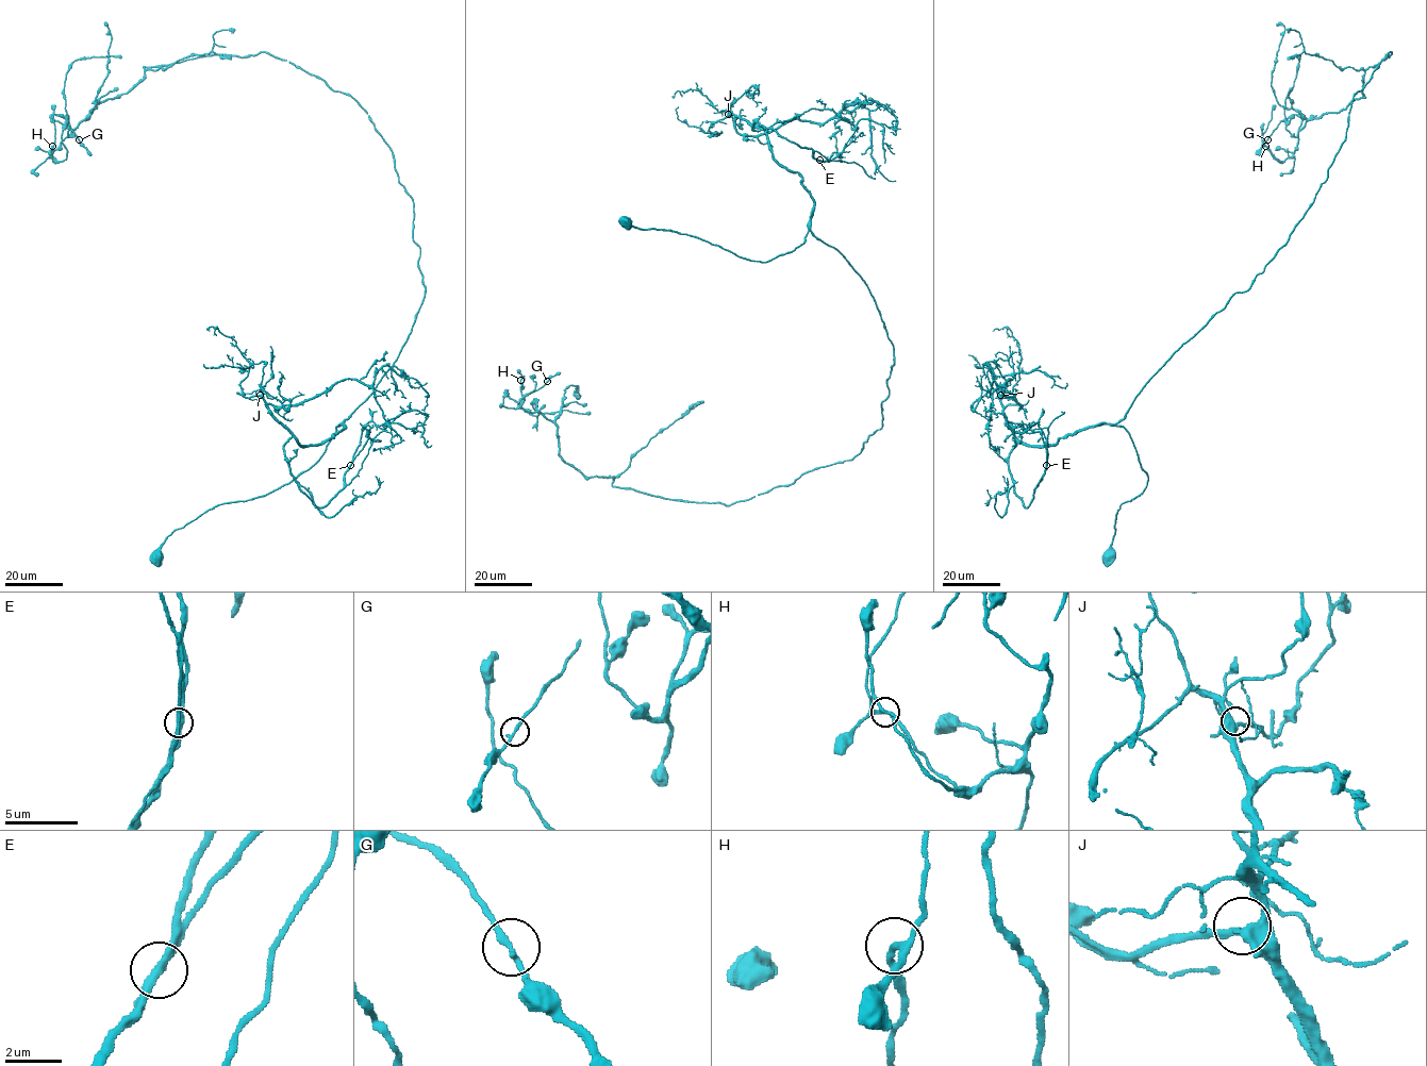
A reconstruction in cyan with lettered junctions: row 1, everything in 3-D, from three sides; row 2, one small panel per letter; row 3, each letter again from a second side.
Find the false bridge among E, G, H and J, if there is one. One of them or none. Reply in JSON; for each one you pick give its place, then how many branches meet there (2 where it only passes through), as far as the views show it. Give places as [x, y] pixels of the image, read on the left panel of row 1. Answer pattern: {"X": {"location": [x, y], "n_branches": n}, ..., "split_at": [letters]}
{"split_at": []}

